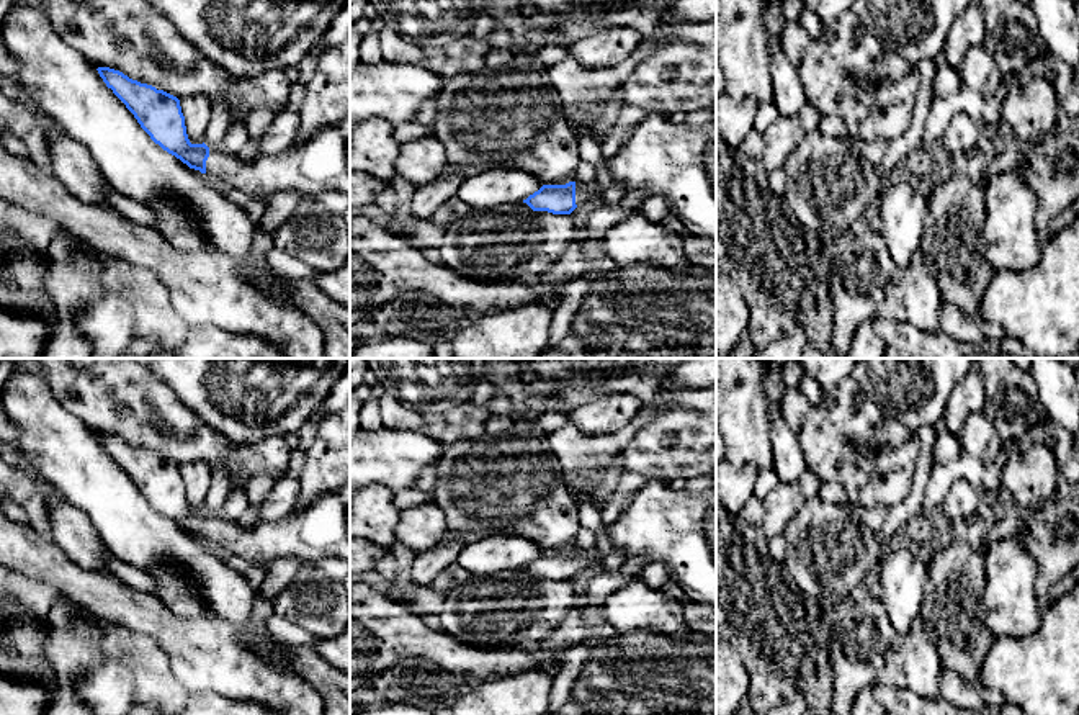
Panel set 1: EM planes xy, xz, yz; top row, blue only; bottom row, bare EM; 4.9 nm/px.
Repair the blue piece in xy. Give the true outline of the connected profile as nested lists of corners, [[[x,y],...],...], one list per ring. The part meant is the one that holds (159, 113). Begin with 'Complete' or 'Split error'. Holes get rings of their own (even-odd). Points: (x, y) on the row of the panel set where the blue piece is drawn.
Split error. [[[110,67],[96,69],[103,82],[163,151],[231,190],[260,200],[278,191],[319,195],[327,190],[350,196],[350,113],[337,126],[276,154],[245,162],[237,154],[191,144],[180,100]]]

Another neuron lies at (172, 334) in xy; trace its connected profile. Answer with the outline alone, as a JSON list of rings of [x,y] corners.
[[[95,249],[88,252],[88,263],[101,268],[103,291],[131,303],[136,337],[155,337],[162,350],[185,344],[191,327],[173,311],[167,288],[150,270]]]

